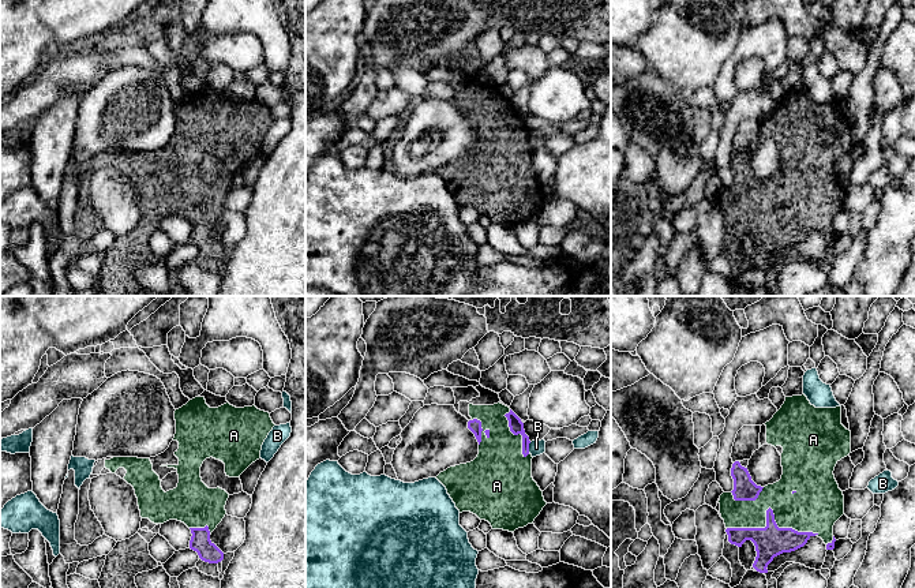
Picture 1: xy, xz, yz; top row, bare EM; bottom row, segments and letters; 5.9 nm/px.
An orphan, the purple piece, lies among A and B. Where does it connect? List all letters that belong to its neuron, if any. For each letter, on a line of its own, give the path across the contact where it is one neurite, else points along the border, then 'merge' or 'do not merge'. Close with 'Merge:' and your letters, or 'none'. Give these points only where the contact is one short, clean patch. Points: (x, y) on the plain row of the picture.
A: merge
B: along xz (531, 137), (528, 146) | do not merge
Merge: A

